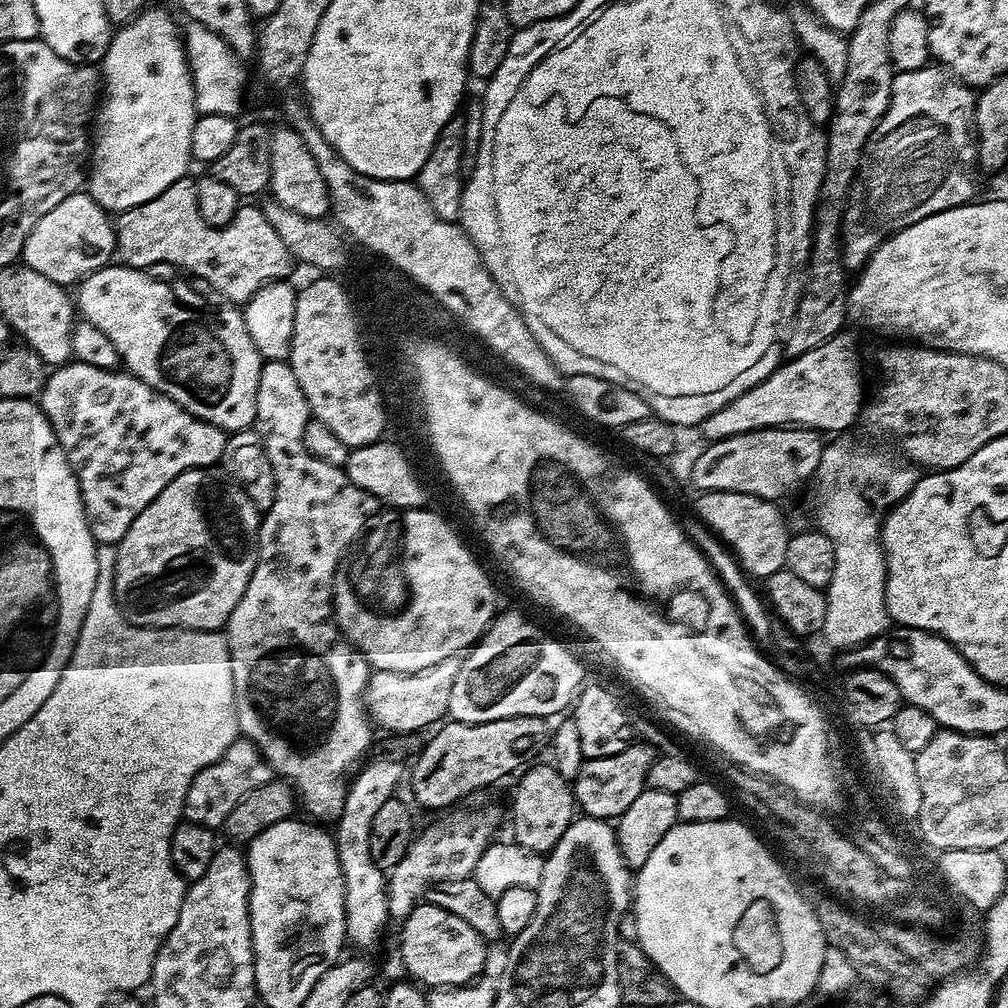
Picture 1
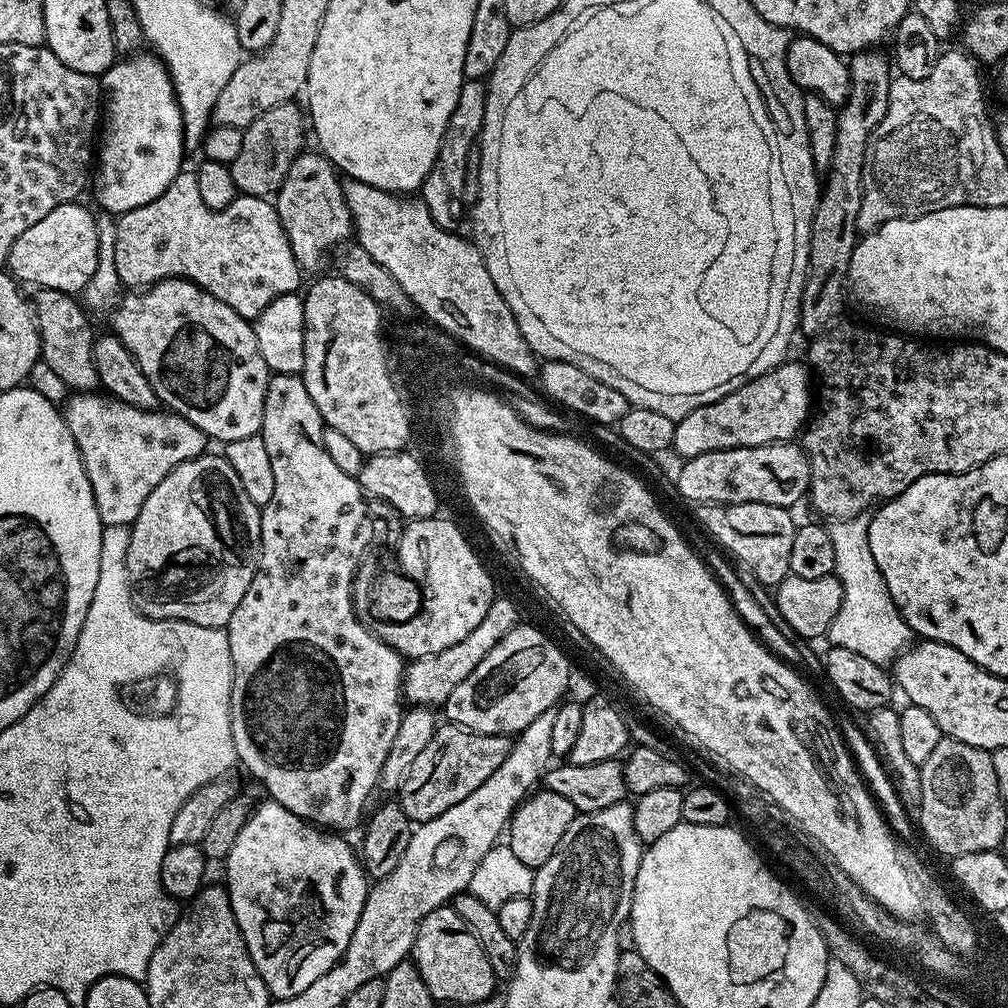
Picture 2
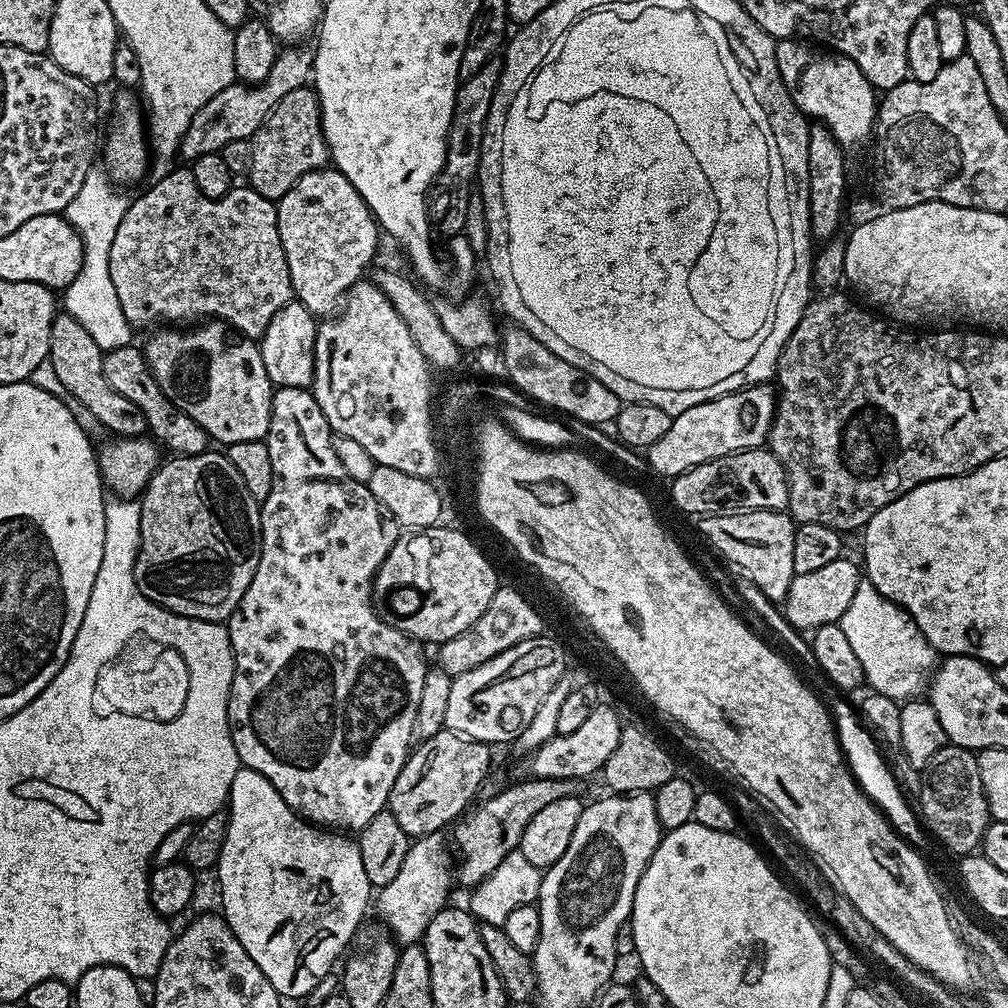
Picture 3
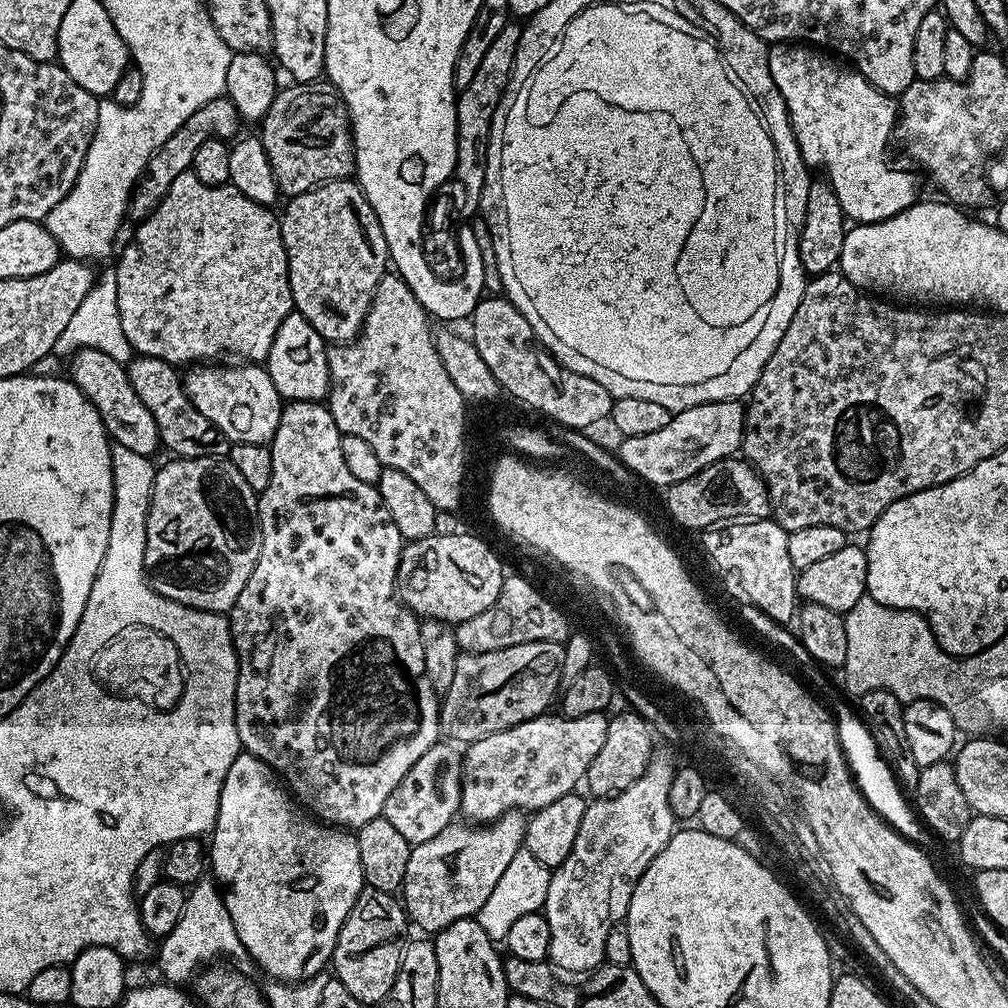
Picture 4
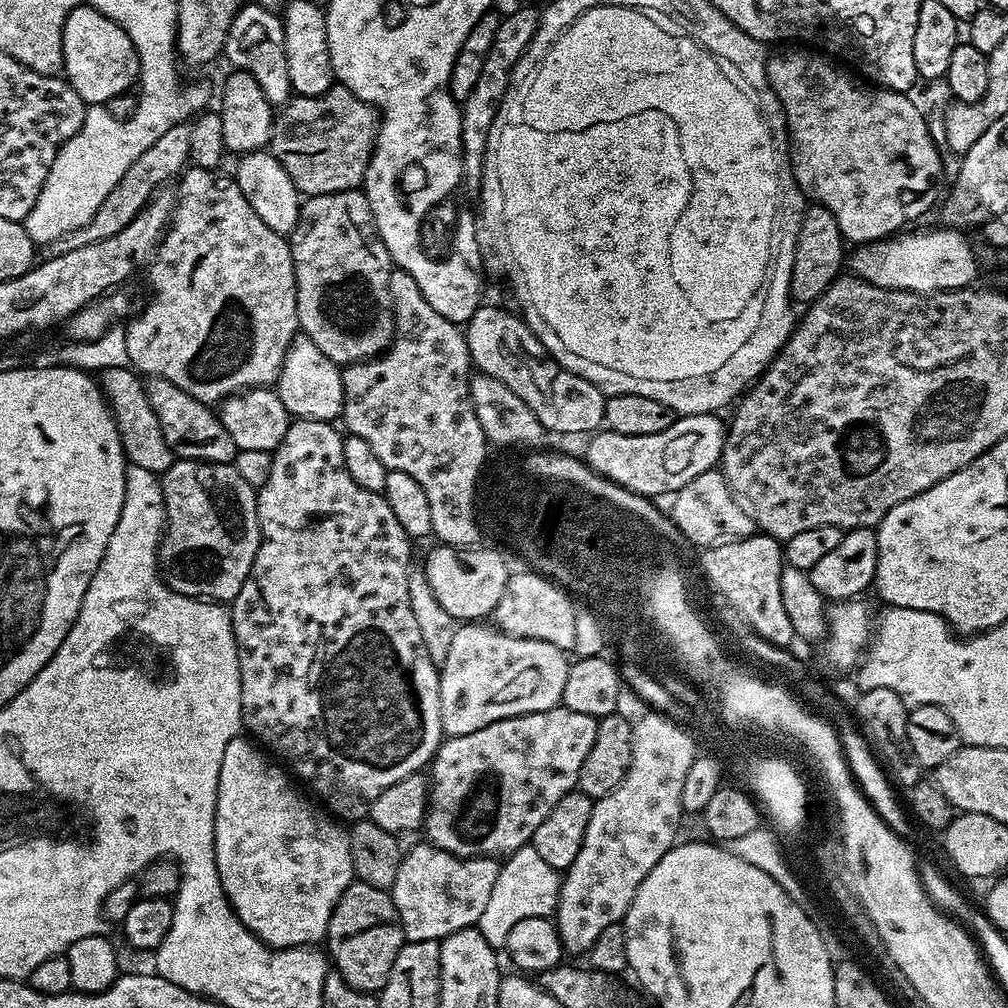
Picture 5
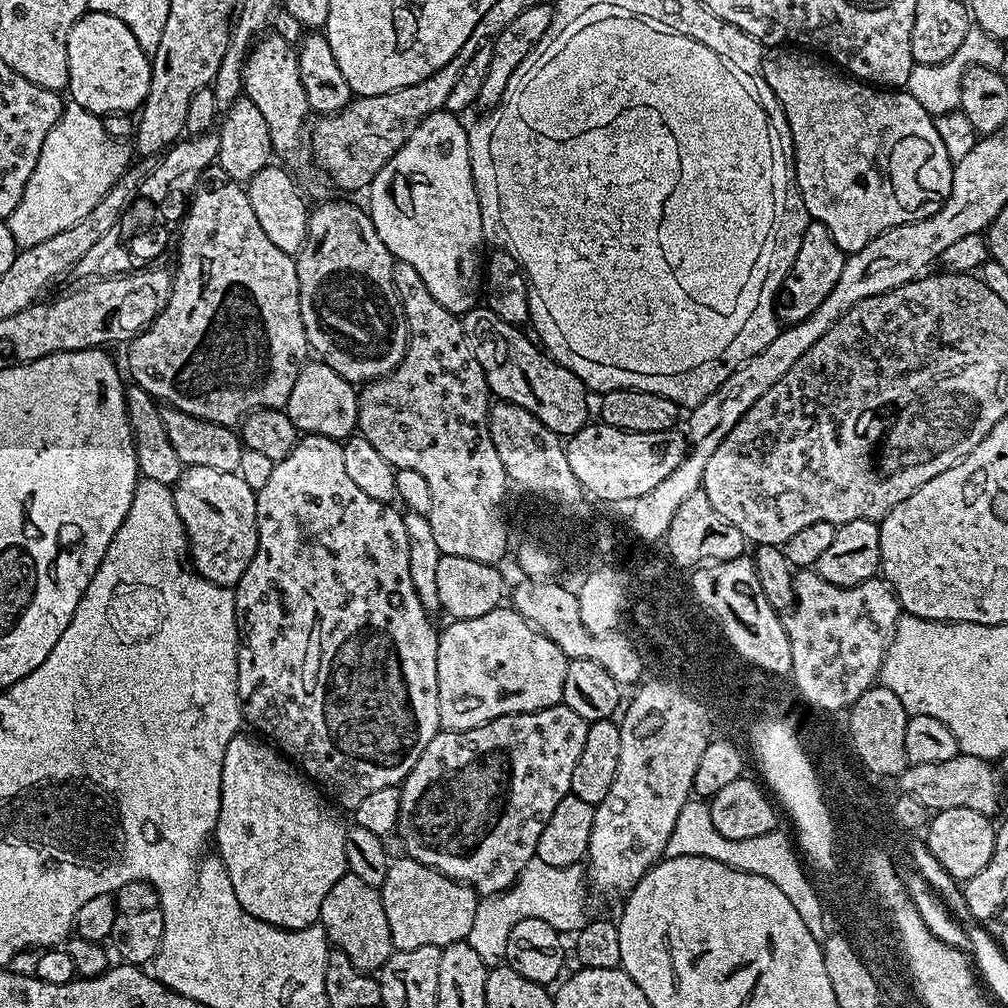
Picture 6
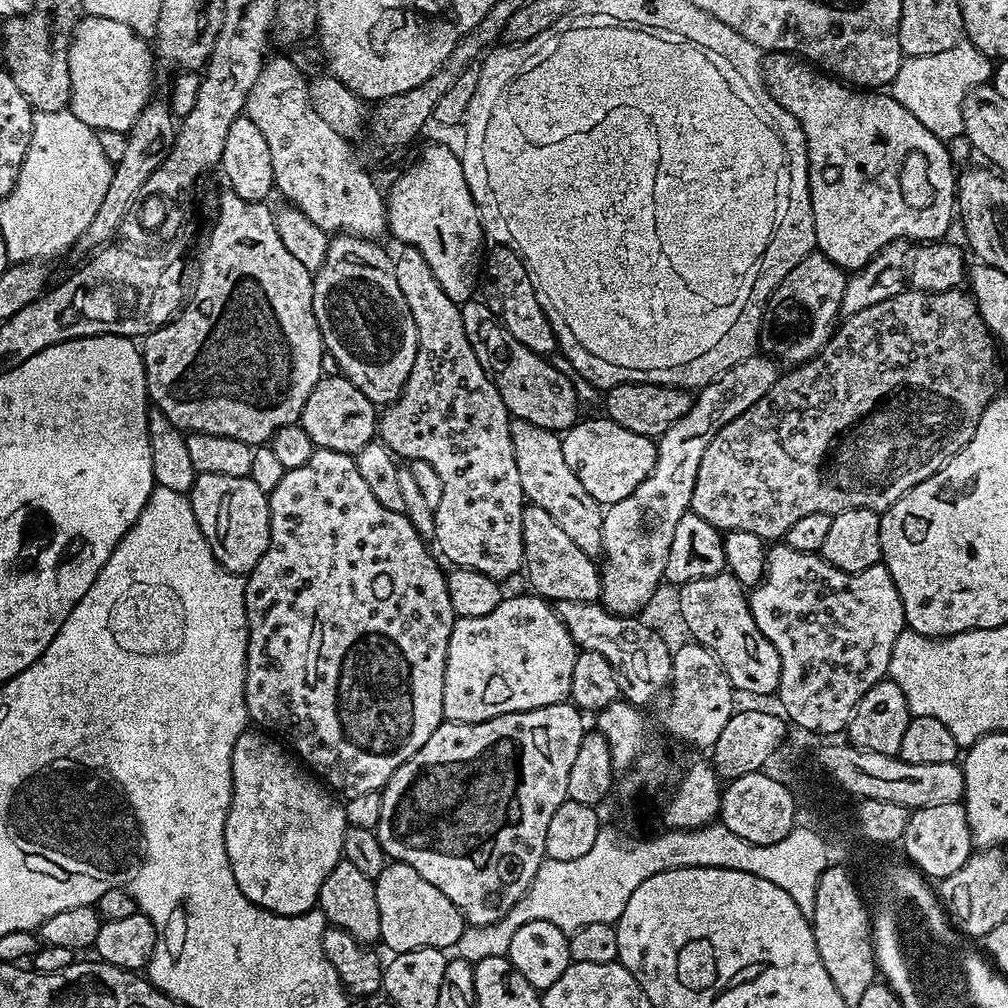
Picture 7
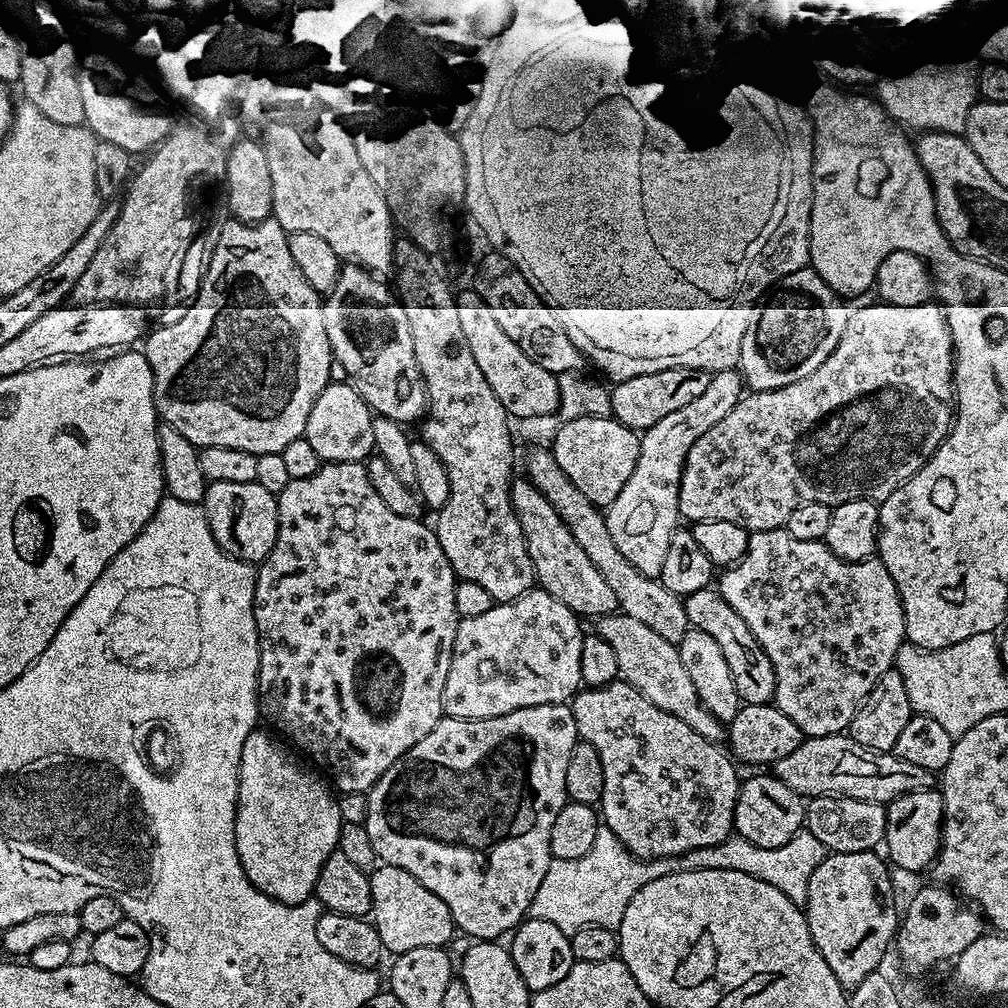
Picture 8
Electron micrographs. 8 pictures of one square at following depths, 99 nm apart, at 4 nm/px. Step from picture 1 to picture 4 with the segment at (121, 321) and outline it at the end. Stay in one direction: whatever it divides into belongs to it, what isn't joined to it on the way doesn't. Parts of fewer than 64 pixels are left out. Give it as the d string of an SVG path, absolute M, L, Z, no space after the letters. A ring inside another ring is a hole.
M244 362L240 368L192 366L183 373L184 393L198 411L232 444L268 444L278 430L282 397L267 367Z

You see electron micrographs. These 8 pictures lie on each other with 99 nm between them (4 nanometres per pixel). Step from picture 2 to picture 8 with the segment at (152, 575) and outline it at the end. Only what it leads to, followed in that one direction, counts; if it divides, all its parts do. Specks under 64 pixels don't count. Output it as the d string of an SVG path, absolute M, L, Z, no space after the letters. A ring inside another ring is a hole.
M211 482L204 489L202 507L220 549L235 560L259 565L274 550L278 534L277 493L261 484Z

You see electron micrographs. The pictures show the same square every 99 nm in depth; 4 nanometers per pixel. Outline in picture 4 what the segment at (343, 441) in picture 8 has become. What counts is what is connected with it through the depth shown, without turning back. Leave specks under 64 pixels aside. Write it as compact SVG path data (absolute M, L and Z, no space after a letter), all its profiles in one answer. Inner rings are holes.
M293 311L282 318L282 326L278 326L278 334L274 334L274 346L270 346L270 354L266 367L278 394L285 400L301 400L302 402L323 401L328 394L328 348L325 340L302 318L302 314Z

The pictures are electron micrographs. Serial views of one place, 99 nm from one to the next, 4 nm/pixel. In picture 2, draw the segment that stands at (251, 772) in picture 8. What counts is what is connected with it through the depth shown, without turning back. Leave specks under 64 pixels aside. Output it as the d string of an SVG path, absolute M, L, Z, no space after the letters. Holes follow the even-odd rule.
M274 799L265 801L265 804L259 803L255 807L246 826L238 830L234 846L230 846L226 861L226 887L234 918L244 933L250 958L262 982L268 987L268 995L281 1000L302 994L306 986L318 982L322 974L329 972L340 961L346 946L350 946L354 926L358 926L370 880L361 857L344 841L343 835L333 834L298 818Z

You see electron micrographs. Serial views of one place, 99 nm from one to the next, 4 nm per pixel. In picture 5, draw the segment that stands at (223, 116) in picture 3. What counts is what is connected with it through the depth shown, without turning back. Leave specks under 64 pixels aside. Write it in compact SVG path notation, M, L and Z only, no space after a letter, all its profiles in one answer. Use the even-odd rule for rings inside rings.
M188 122L170 126L170 130L166 130L166 134L162 134L162 138L158 138L158 142L150 146L150 150L144 151L134 162L134 166L126 170L126 174L122 174L118 186L114 186L114 190L106 194L106 202L98 206L90 222L86 222L86 226L78 226L78 230L70 230L57 240L51 240L49 244L43 245L43 255L45 257L61 256L70 250L78 250L78 246L90 246L94 242L109 240L119 236L122 230L126 230L126 226L135 224L144 205L156 195L158 190L167 185L164 184L167 180L175 181L189 163L191 129L191 123Z

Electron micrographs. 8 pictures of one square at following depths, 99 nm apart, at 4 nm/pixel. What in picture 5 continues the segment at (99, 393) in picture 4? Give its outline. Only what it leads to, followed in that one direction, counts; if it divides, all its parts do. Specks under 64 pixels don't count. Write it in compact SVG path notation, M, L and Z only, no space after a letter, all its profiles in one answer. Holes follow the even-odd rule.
M126 367L101 371L98 383L108 407L112 409L112 416L116 419L116 429L124 447L125 461L157 474L170 470L174 457L170 446L166 446L166 438L162 438L158 414L154 414L154 409L150 407L145 381L131 367Z

